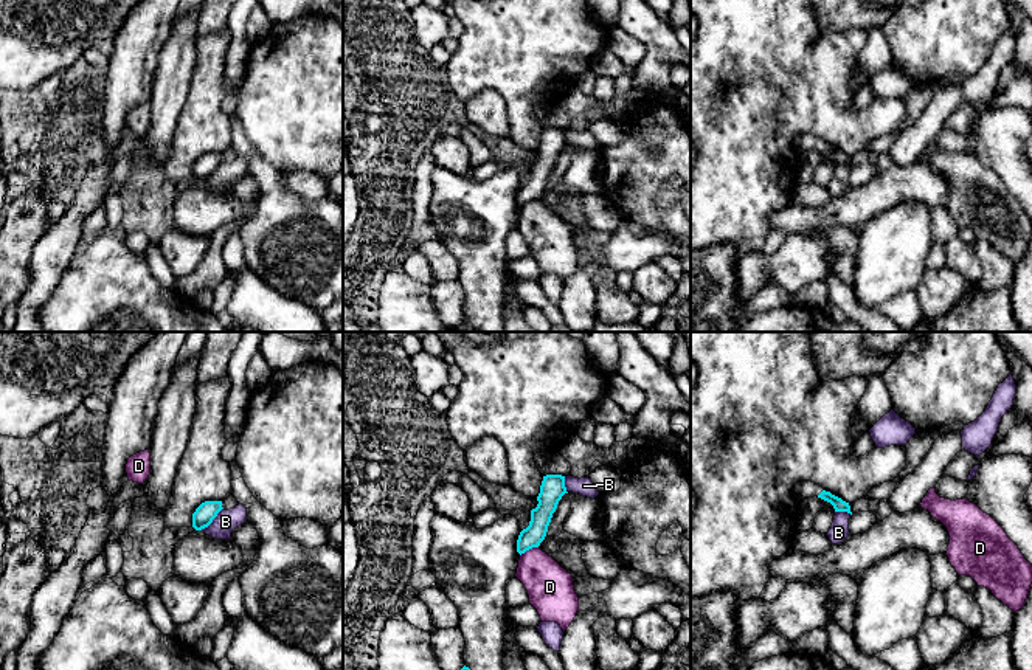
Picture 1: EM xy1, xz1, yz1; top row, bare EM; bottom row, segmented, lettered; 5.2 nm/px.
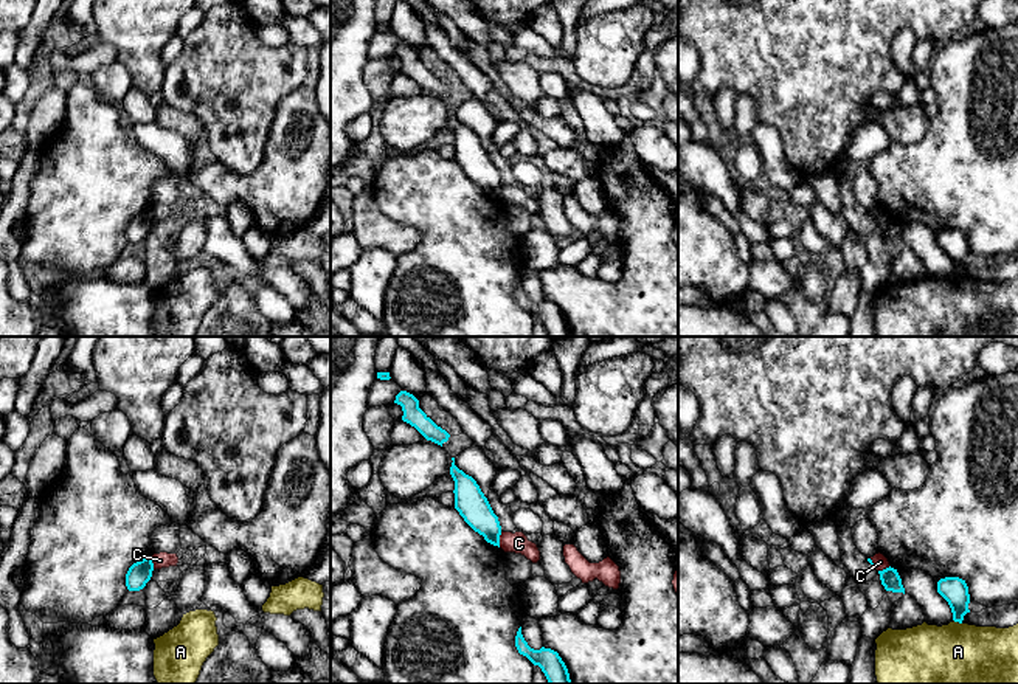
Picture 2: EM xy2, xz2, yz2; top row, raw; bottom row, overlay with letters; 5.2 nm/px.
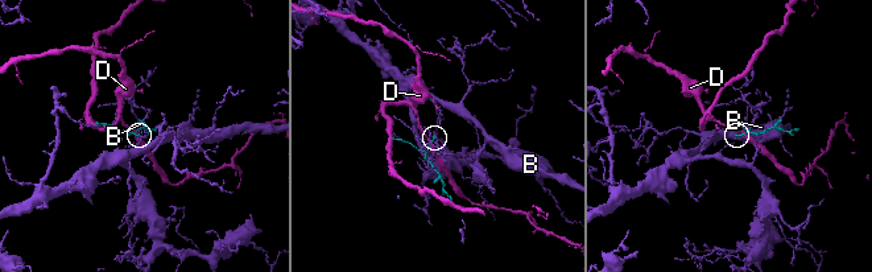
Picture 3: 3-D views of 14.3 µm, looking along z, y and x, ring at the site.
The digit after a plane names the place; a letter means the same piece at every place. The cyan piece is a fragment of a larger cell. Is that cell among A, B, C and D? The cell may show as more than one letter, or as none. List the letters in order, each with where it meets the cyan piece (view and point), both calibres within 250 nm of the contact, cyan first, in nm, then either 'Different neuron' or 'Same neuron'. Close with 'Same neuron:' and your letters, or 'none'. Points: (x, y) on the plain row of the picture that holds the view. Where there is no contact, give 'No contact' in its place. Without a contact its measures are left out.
A: Touches cyan at yz2 (958, 273). Thickness 140 nm (cyan) against 480 nm. Different neuron
B: Touches cyan at xy1 (213, 171). Thickness 110 nm (cyan) against 120 nm. Different neuron
C: Touches cyan at xz2 (498, 193). Thickness 160 nm (cyan) against 110 nm. Different neuron
D: Touches cyan at xz1 (528, 202). Thickness 110 nm (cyan) against 240 nm. Different neuron
Same neuron: none

